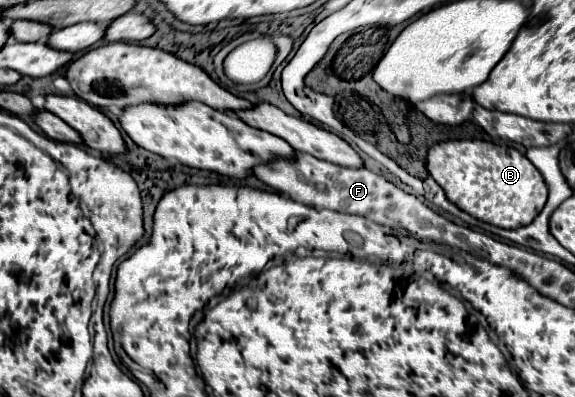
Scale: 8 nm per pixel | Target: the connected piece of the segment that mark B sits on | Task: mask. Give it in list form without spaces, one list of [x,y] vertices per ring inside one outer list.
[[[468,139],[468,141],[442,141],[430,147],[426,169],[434,177],[434,181],[444,189],[446,197],[458,205],[462,211],[470,213],[472,217],[486,221],[490,225],[502,227],[502,229],[518,229],[522,225],[528,225],[544,207],[548,189],[540,175],[540,171],[514,147],[498,145],[492,141],[480,141],[480,139]]]

